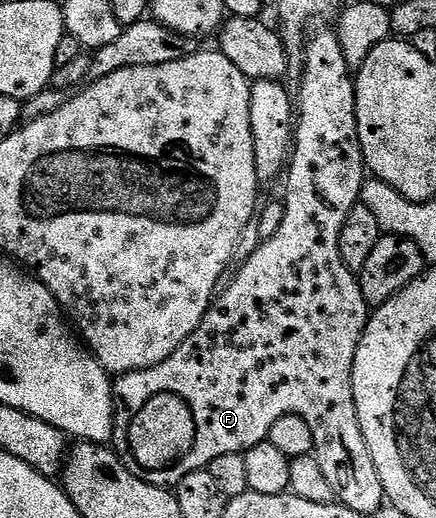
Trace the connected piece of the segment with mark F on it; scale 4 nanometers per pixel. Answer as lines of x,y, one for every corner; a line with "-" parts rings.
335,29
314,30
307,35
306,45
302,50
304,75
300,78
300,91
295,91
294,94
296,119
292,152
286,167
288,187
285,188
284,195
282,195
284,204
282,228
278,228
278,232
274,232
274,236
265,238
259,243
261,246
245,260
244,267
236,274
236,279
228,287
225,285
219,291
218,297
206,312
200,327
172,355
154,368
122,374
115,379
114,394
118,399
122,417
119,419
114,435
114,449
120,455
124,465
128,467
129,472
138,476
143,482
149,482
151,486
175,488
183,478
190,476
190,472
198,472
207,468
211,462
218,460
218,456
243,454
245,450
254,448
259,442
267,442
270,428
274,428
274,424
287,414
293,414
306,420
306,424
310,424
310,432
318,438
346,438
346,428
360,427
354,404
354,392
352,391
352,365
360,337
363,336
364,330
368,327
370,307
362,296
359,277
353,271
348,270
342,260
340,237
349,212
360,202
360,192
366,181
366,167
358,140
356,84
353,67
346,64
340,35

